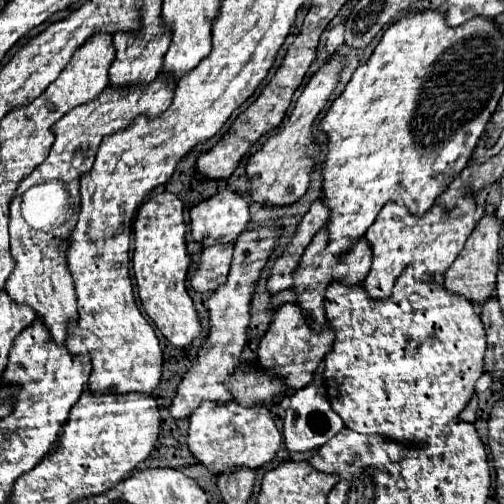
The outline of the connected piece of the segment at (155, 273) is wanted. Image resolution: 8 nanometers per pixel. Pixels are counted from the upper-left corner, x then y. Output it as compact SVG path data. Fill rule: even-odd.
M171 192L151 196L139 208L133 228L135 228L133 270L141 306L173 346L185 348L201 336L201 318L199 312L195 310L191 296L187 294L187 272L191 266L191 254L185 242L187 226L183 220L183 202Z

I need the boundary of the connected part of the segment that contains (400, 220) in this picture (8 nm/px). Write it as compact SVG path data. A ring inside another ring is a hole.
M465 194L465 198L459 198L455 208L451 208L449 212L445 210L445 206L437 204L423 216L415 216L399 202L387 202L373 226L369 226L369 230L365 232L365 238L369 240L373 250L373 264L363 284L369 290L371 298L387 298L391 294L393 282L409 264L413 264L415 276L419 280L443 274L453 264L453 258L457 258L457 254L463 250L463 244L473 228L475 194Z

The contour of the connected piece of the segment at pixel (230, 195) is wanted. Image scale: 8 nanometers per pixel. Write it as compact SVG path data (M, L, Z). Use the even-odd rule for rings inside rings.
M231 188L219 192L191 208L191 234L203 246L235 242L249 224L249 198Z

